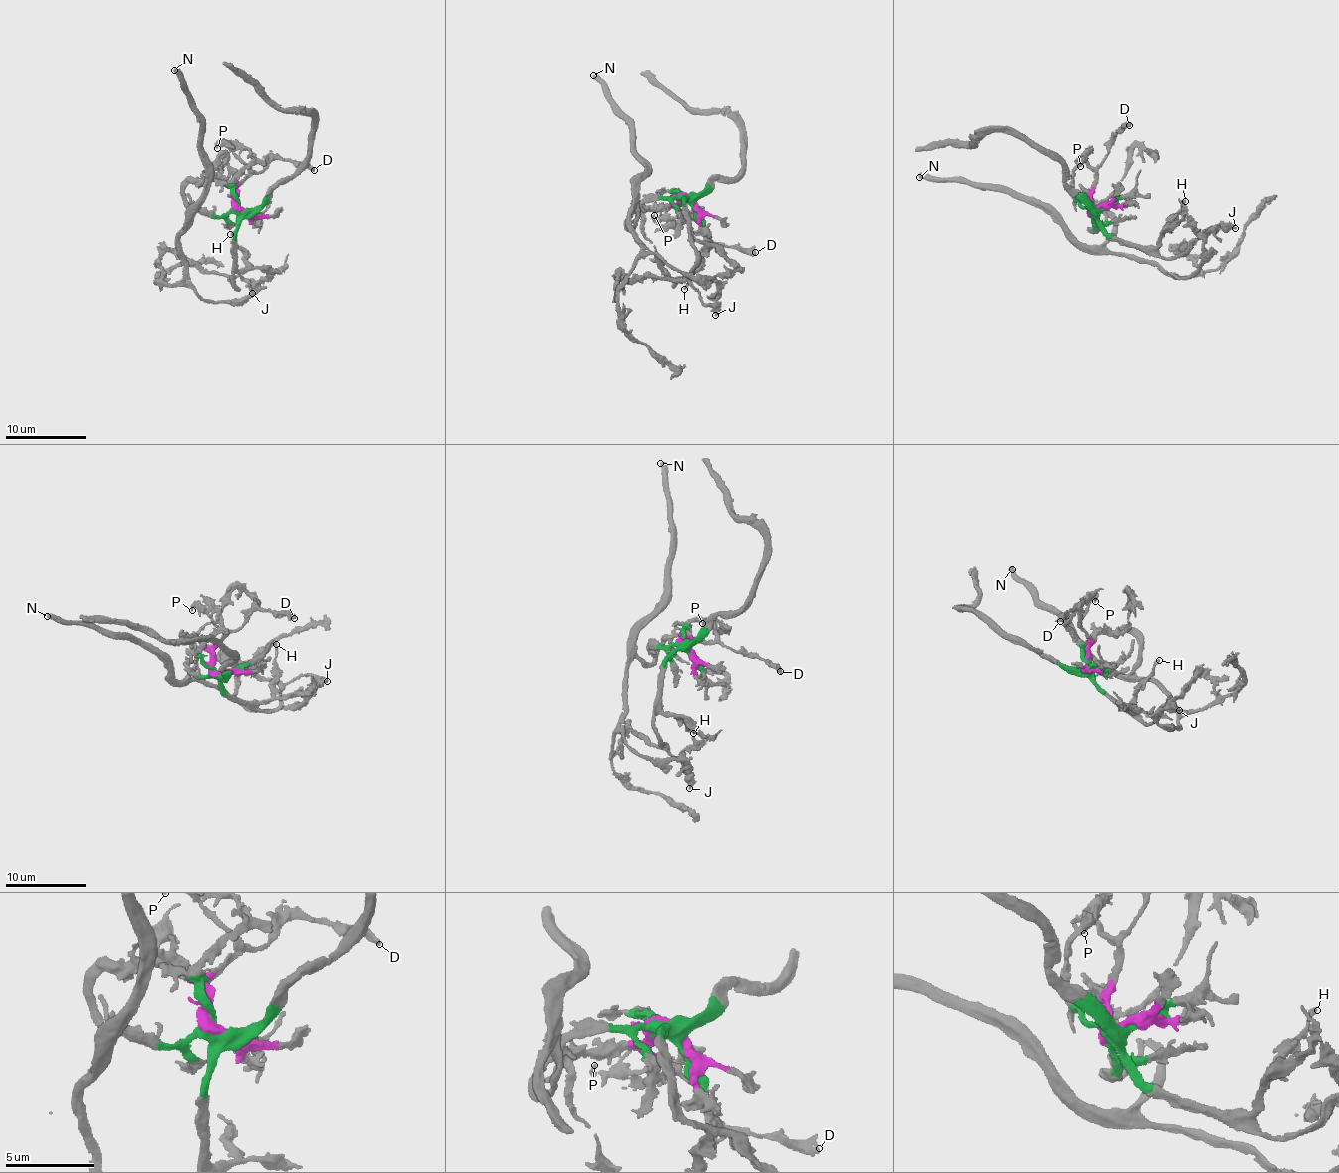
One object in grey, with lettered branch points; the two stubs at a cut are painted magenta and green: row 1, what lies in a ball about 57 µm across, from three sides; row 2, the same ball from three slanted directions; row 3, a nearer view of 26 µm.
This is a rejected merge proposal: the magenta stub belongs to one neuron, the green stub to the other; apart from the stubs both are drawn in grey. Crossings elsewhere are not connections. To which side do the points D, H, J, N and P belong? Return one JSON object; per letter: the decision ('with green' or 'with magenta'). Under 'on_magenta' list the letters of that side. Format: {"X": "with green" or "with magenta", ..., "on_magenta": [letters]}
{"D": "with magenta", "H": "with green", "J": "with green", "N": "with magenta", "P": "with magenta", "on_magenta": ["D", "N", "P"]}

